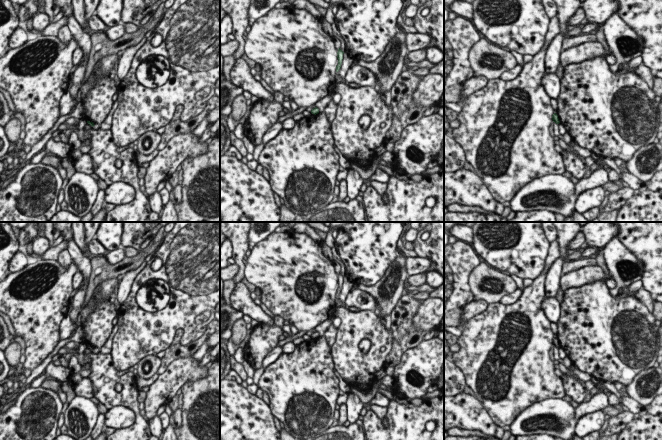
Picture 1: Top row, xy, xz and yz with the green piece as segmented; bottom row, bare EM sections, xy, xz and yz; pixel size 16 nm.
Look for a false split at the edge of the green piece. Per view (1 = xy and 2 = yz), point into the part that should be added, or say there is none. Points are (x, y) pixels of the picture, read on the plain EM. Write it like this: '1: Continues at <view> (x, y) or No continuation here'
1: No continuation here
2: No continuation here

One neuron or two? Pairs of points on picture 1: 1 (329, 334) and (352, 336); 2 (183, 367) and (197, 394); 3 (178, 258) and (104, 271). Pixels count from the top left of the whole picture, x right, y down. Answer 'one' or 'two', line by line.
1: two
2: two
3: two

